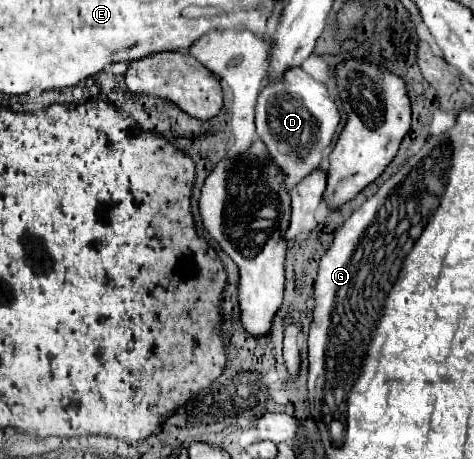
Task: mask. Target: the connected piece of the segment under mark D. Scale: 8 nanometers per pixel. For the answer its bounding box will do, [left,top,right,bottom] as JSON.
[256,68,340,190]

